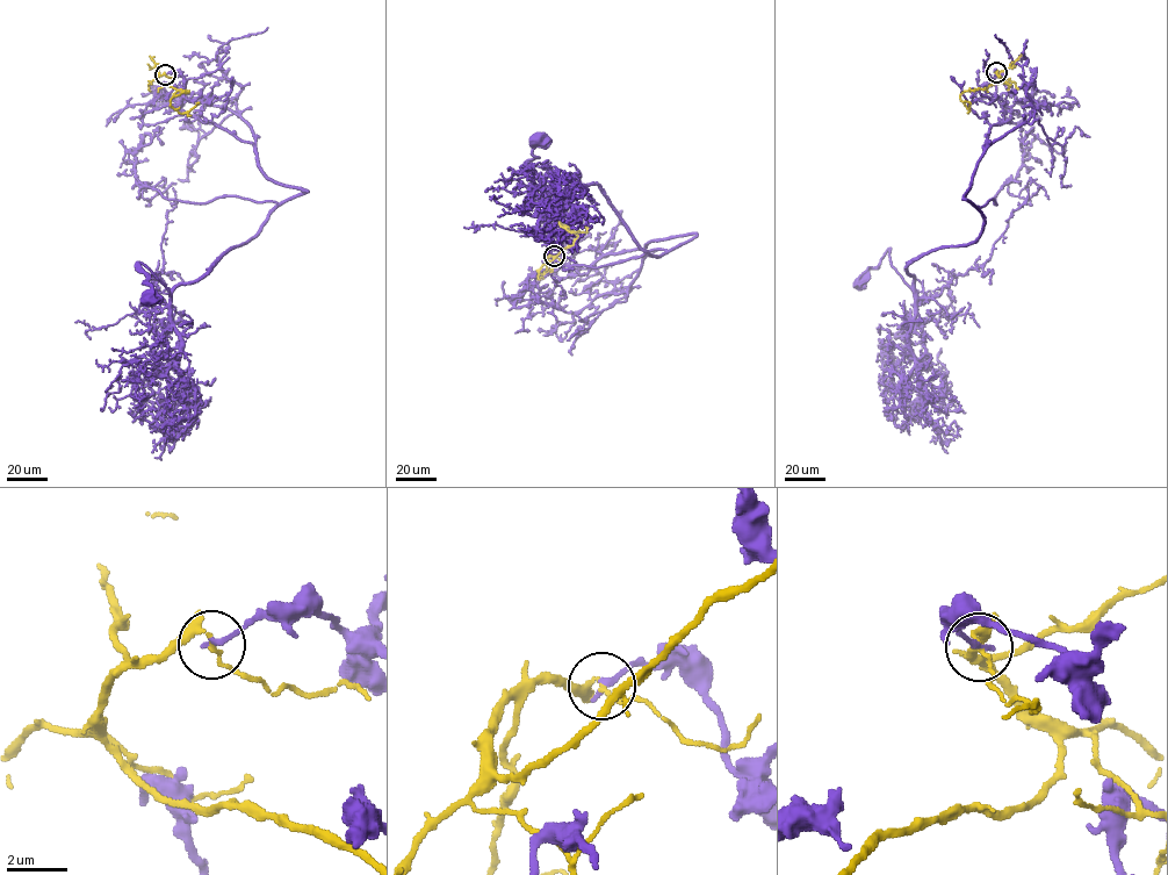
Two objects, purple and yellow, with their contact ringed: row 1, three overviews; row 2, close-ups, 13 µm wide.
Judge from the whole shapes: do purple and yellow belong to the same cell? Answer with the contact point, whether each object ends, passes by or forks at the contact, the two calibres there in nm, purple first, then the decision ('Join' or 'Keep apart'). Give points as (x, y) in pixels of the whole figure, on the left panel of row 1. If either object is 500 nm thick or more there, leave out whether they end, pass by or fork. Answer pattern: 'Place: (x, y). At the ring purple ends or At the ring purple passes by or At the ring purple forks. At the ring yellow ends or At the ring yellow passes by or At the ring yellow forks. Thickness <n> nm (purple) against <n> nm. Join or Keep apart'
Place: (165, 74). At the ring purple ends. At the ring yellow passes by. Thickness 220 nm (purple) against 130 nm. Keep apart

